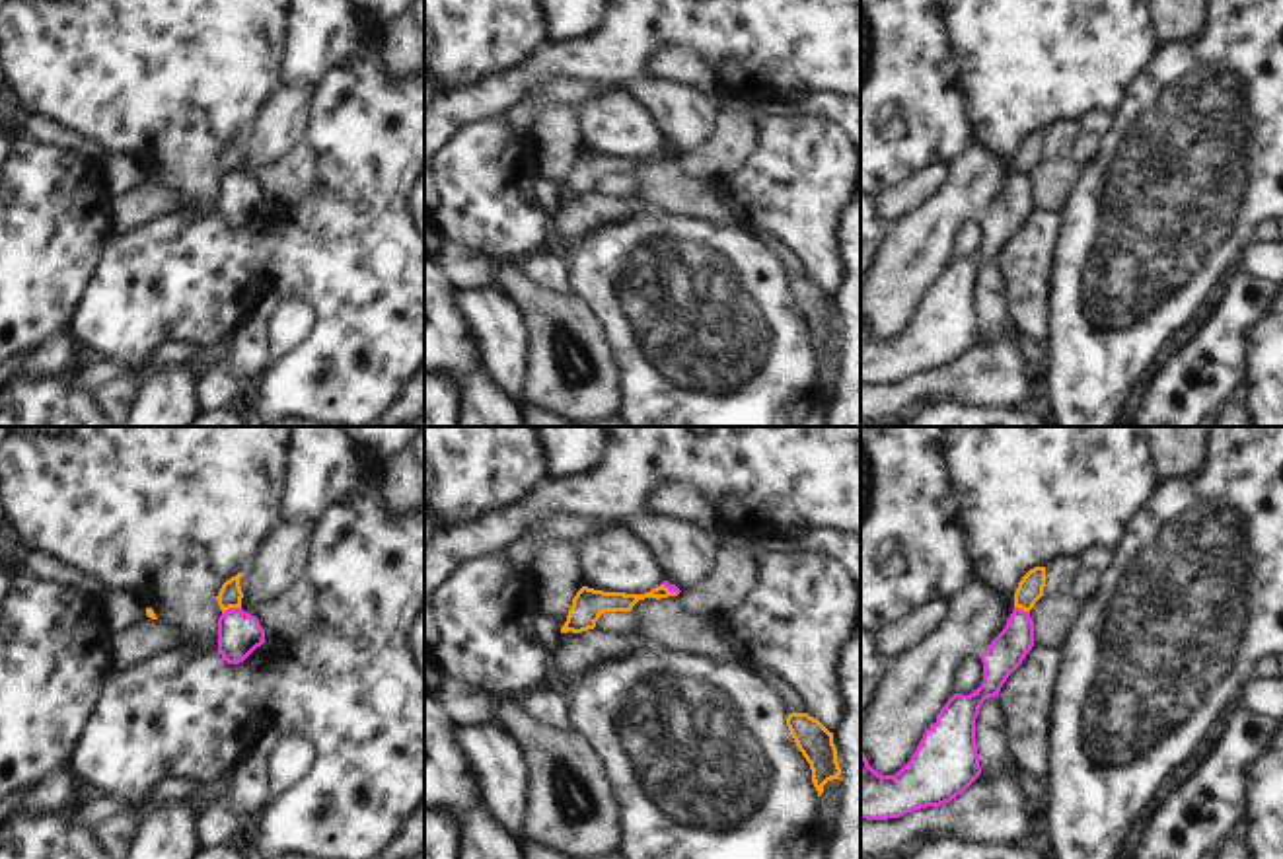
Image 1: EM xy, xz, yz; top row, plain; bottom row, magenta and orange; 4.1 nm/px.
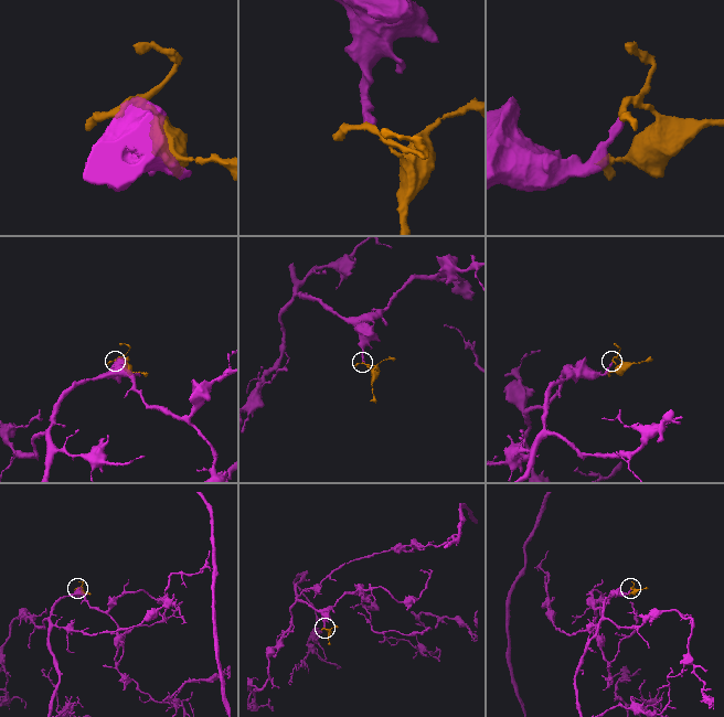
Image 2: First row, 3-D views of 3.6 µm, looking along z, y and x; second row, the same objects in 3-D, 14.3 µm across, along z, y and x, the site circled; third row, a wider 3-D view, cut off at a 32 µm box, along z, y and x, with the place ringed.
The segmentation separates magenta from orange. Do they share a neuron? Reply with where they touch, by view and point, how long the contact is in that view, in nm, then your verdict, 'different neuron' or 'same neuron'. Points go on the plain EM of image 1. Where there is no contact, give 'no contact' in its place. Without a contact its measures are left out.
xy (230, 172) | 90 nm | different neuron

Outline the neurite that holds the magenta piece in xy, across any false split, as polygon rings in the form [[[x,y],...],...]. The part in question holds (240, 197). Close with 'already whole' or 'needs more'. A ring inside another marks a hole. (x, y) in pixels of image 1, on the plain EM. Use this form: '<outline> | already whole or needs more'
[[[230,171],[218,181],[218,216],[228,228],[243,226],[263,206],[259,183],[241,171]]] | already whole

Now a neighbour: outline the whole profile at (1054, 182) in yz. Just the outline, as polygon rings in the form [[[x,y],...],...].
[[[1042,160],[1030,173],[1034,185],[1034,210],[1063,212],[1065,205],[1082,177],[1084,168],[1075,160]]]

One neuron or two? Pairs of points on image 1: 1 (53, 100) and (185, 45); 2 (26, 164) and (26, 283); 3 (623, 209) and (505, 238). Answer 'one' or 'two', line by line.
1: one
2: one
3: two

